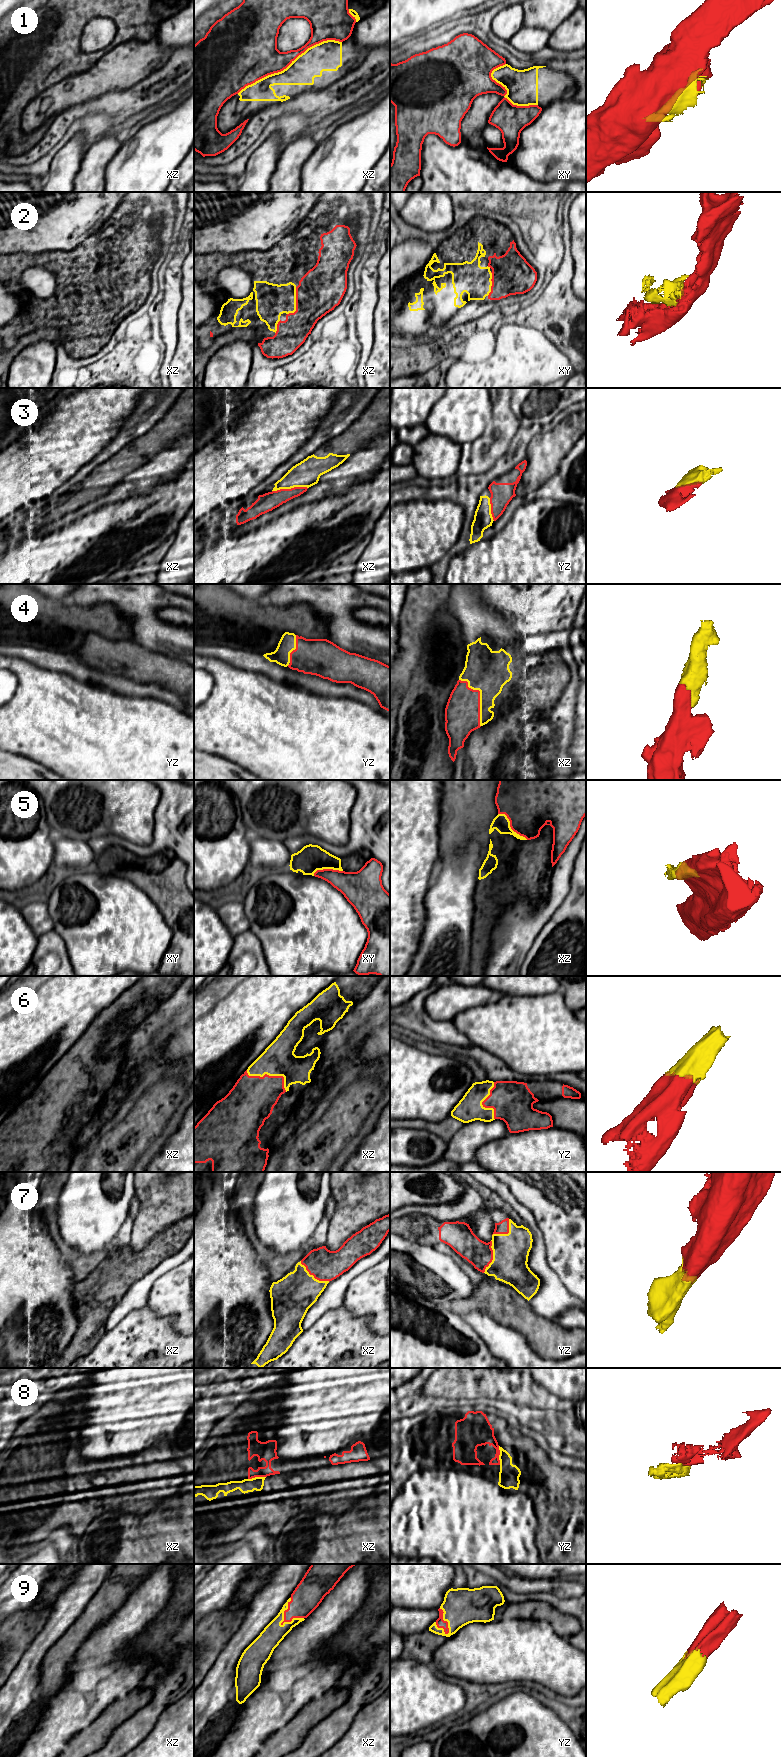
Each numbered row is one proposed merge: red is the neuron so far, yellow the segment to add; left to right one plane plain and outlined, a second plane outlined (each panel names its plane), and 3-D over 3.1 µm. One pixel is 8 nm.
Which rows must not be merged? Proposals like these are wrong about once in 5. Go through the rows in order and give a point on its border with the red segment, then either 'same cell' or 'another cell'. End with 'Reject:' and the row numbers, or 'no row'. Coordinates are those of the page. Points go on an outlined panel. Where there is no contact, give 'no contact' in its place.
1: meets red in xz at (289, 64); another cell
2: meets red in xz at (296, 303); same cell
3: meets red in xz at (289, 489); same cell
4: meets red in xz at (479, 697); same cell
5: meets red in xz at (510, 826); another cell
6: meets red in xz at (271, 1076); same cell
7: meets red in xz at (313, 1275); same cell
8: meets red in yz at (499, 1454); same cell
9: meets red in xz at (284, 1611); same cell
Reject: 1, 5

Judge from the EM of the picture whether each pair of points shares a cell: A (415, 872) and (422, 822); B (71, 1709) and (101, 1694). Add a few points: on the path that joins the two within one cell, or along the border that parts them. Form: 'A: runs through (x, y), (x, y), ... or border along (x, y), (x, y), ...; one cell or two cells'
A: runs through (415, 860), (415, 834); one cell
B: runs through (80, 1700), (82, 1692), (90, 1687), (94, 1687); one cell

